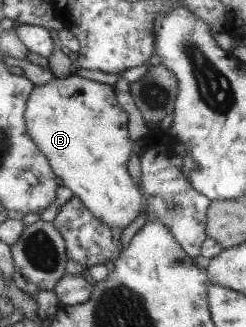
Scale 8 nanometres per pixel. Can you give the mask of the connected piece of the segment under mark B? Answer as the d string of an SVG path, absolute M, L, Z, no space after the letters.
M76 74L68 76L67 78L60 79L55 77L49 82L42 85L34 85L31 92L28 94L25 108L24 108L24 125L26 133L29 138L33 141L33 144L39 149L39 152L47 159L53 175L59 185L65 186L75 196L88 212L93 214L93 217L97 218L101 224L105 226L117 227L123 230L131 221L133 221L139 213L143 210L143 198L138 192L136 185L131 182L127 173L126 162L131 154L135 154L137 157L142 154L142 142L139 140L131 142L128 139L128 116L127 113L119 106L117 102L113 87L105 83L99 83L87 78L81 78Z

